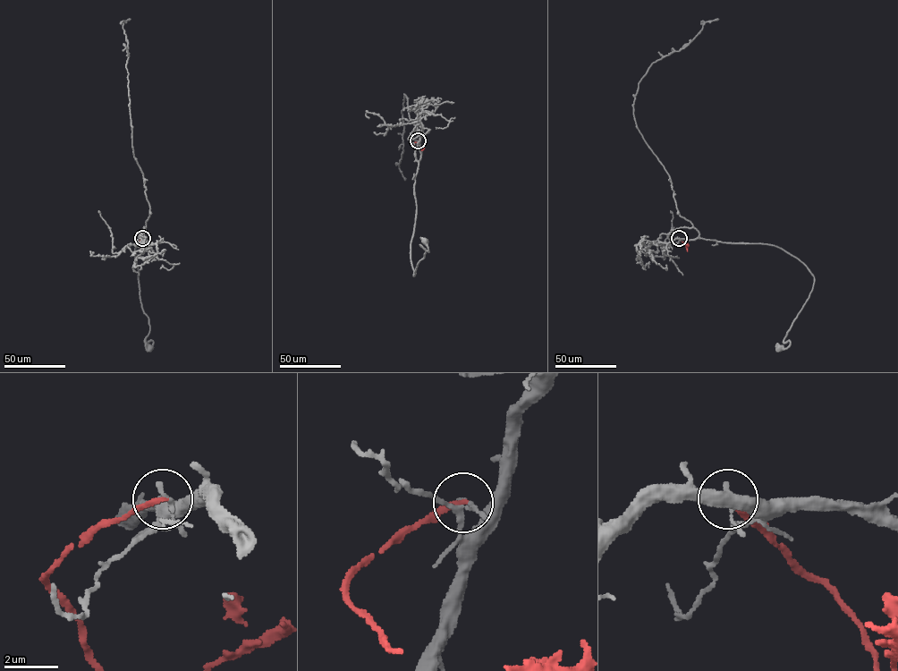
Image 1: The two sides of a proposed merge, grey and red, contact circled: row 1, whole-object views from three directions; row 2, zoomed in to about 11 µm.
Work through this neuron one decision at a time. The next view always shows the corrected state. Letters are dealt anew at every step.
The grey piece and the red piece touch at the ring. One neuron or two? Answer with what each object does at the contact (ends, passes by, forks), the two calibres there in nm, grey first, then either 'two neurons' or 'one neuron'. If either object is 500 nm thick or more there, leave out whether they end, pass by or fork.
grey ends; red ends; calibres 180 and 190 nm; two neurons

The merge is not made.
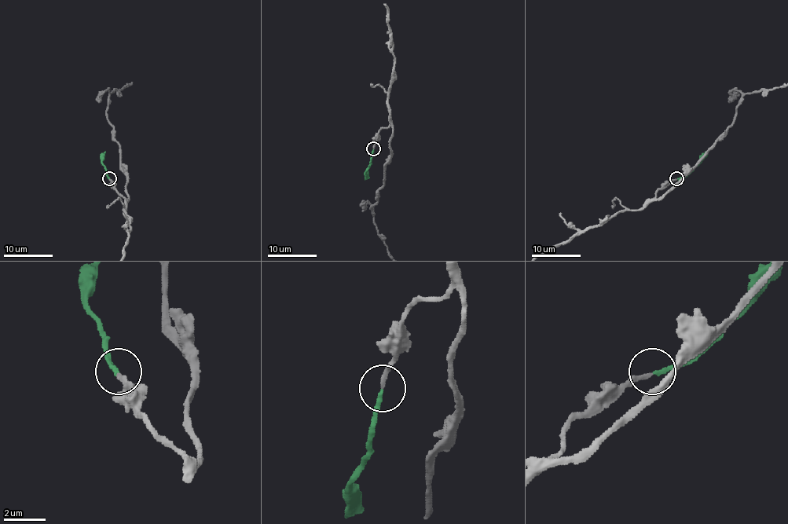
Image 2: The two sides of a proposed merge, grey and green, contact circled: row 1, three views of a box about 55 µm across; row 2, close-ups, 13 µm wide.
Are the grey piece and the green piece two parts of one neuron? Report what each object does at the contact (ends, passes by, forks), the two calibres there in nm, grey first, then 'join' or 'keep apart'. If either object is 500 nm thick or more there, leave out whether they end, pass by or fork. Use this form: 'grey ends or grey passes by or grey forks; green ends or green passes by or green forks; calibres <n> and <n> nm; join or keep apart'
grey ends; green ends; calibres 190 and 180 nm; join

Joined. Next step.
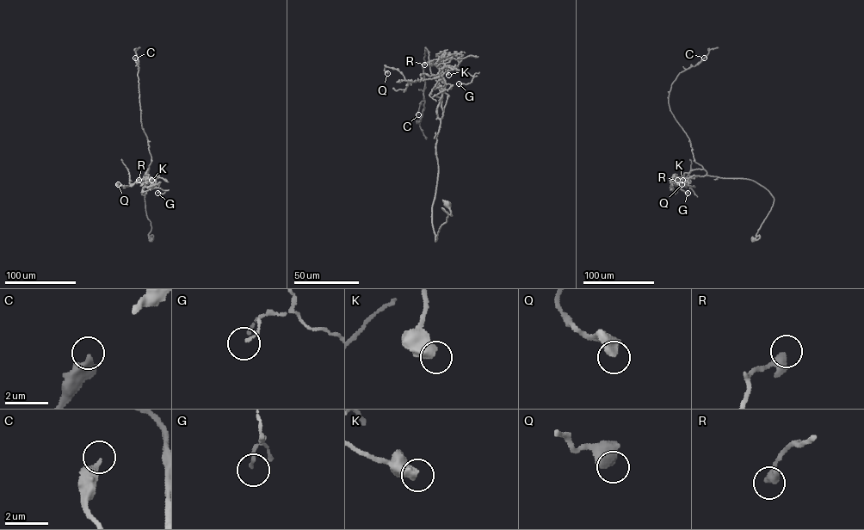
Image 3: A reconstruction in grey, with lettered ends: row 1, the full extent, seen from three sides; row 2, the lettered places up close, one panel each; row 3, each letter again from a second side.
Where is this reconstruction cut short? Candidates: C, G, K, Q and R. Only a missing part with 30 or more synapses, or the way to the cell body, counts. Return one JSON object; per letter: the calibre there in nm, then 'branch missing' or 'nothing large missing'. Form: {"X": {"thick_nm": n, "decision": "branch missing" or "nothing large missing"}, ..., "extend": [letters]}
{"C": {"thick_nm": 340, "decision": "nothing large missing"}, "G": {"thick_nm": 130, "decision": "nothing large missing"}, "K": {"thick_nm": 550, "decision": "nothing large missing"}, "Q": {"thick_nm": 340, "decision": "nothing large missing"}, "R": {"thick_nm": 320, "decision": "nothing large missing"}, "extend": []}

